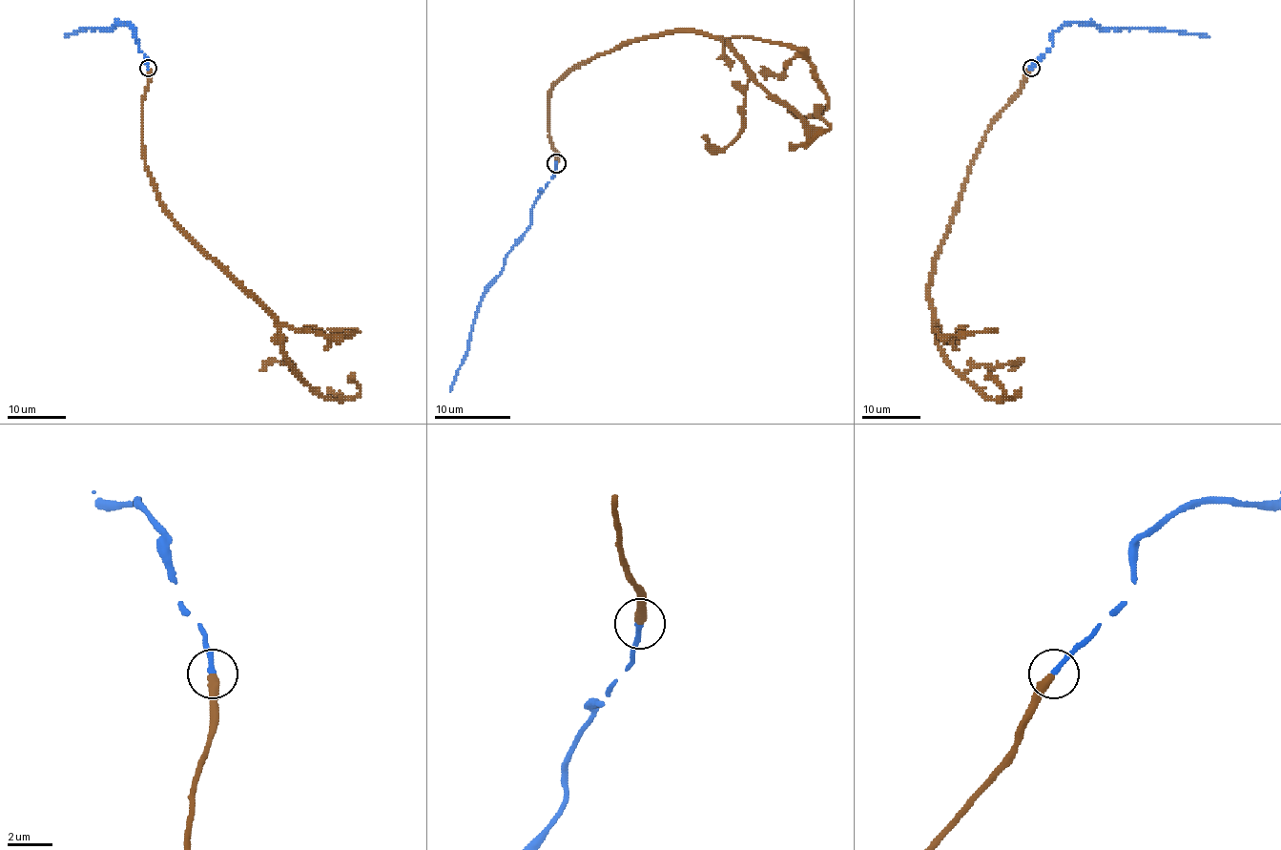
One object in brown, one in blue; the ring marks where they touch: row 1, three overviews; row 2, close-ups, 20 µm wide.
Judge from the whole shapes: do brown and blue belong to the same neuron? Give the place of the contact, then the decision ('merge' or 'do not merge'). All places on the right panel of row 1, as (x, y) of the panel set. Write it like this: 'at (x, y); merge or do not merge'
at (1031, 68); merge

